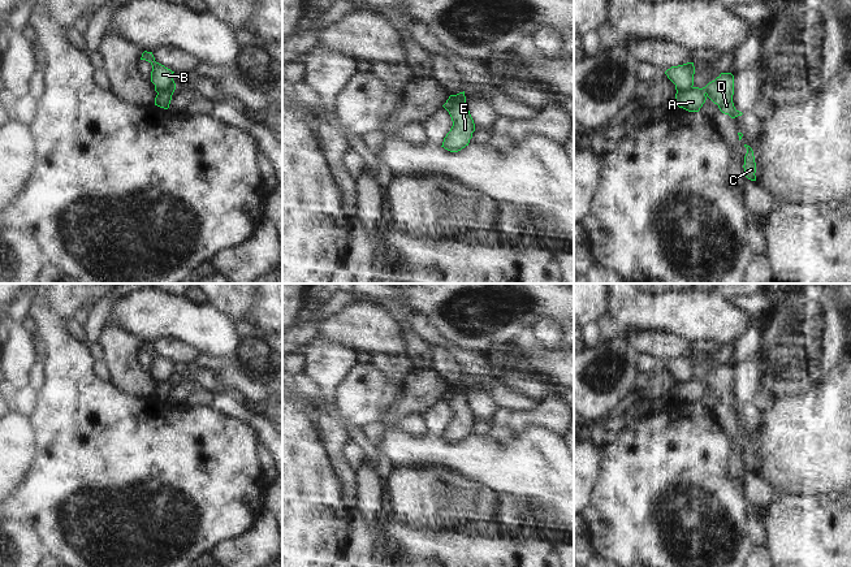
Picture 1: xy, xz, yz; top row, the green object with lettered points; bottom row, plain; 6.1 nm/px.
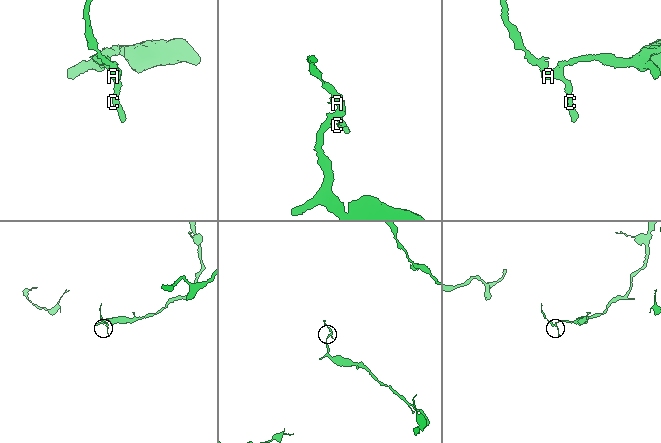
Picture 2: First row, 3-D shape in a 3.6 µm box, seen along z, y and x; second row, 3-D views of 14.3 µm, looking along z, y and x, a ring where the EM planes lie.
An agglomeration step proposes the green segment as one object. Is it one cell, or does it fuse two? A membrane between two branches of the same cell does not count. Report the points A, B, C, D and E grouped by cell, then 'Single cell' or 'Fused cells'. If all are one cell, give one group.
Groups: A C D E / B. Fused cells.

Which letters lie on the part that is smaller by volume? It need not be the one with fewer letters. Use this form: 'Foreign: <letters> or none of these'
Foreign: B

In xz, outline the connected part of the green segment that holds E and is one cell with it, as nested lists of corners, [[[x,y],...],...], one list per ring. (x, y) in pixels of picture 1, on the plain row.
[[[454,389],[450,395],[444,395],[444,399],[449,403],[453,417],[444,429],[441,438],[450,443],[458,443],[468,437],[472,424],[475,423],[475,415],[466,391]]]

